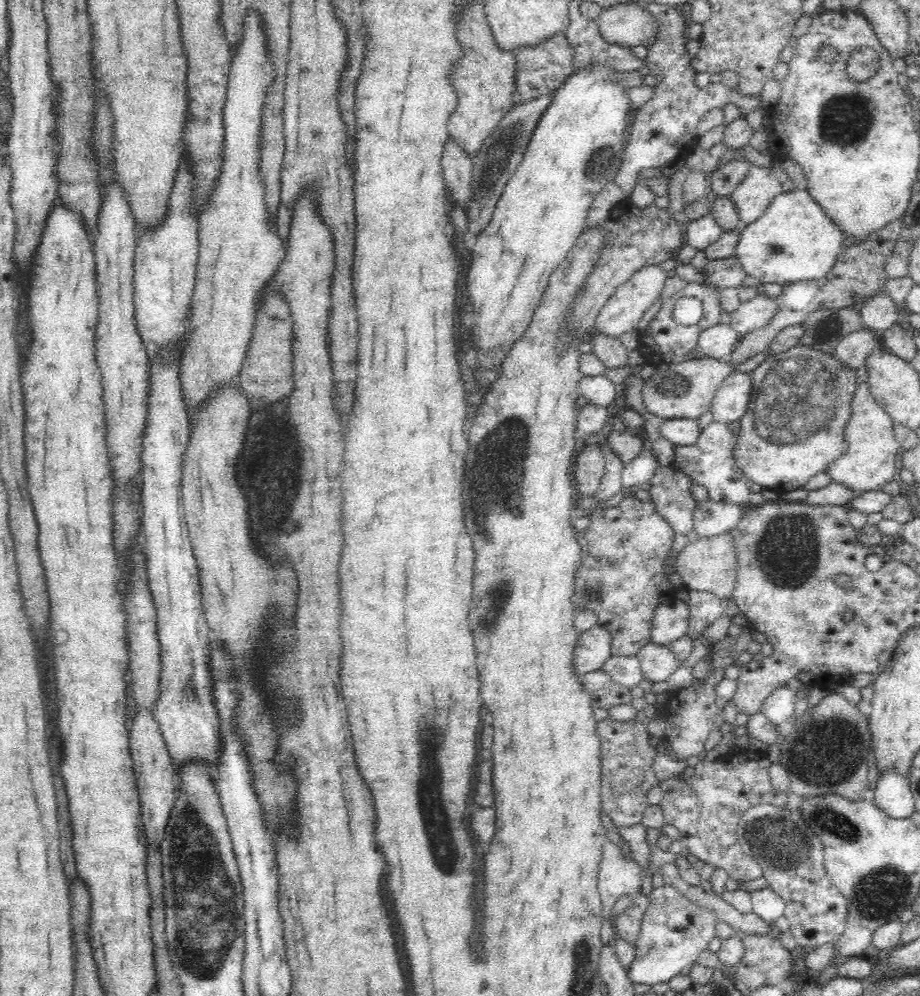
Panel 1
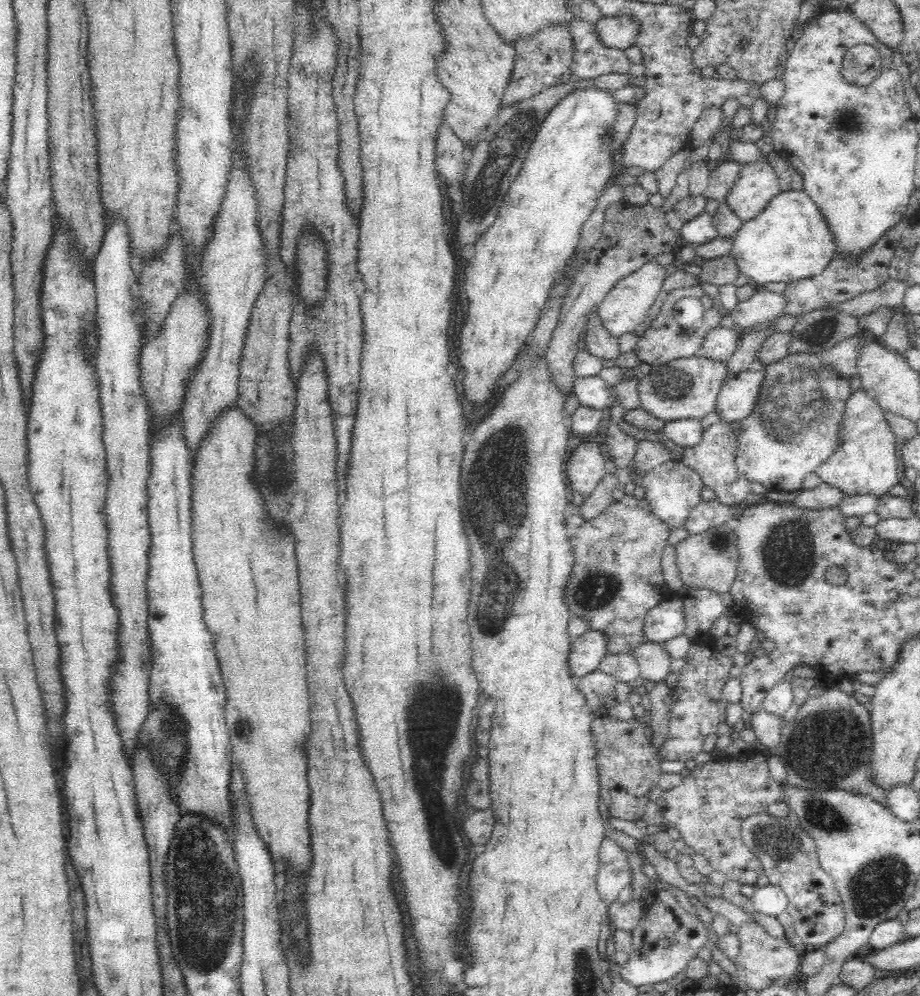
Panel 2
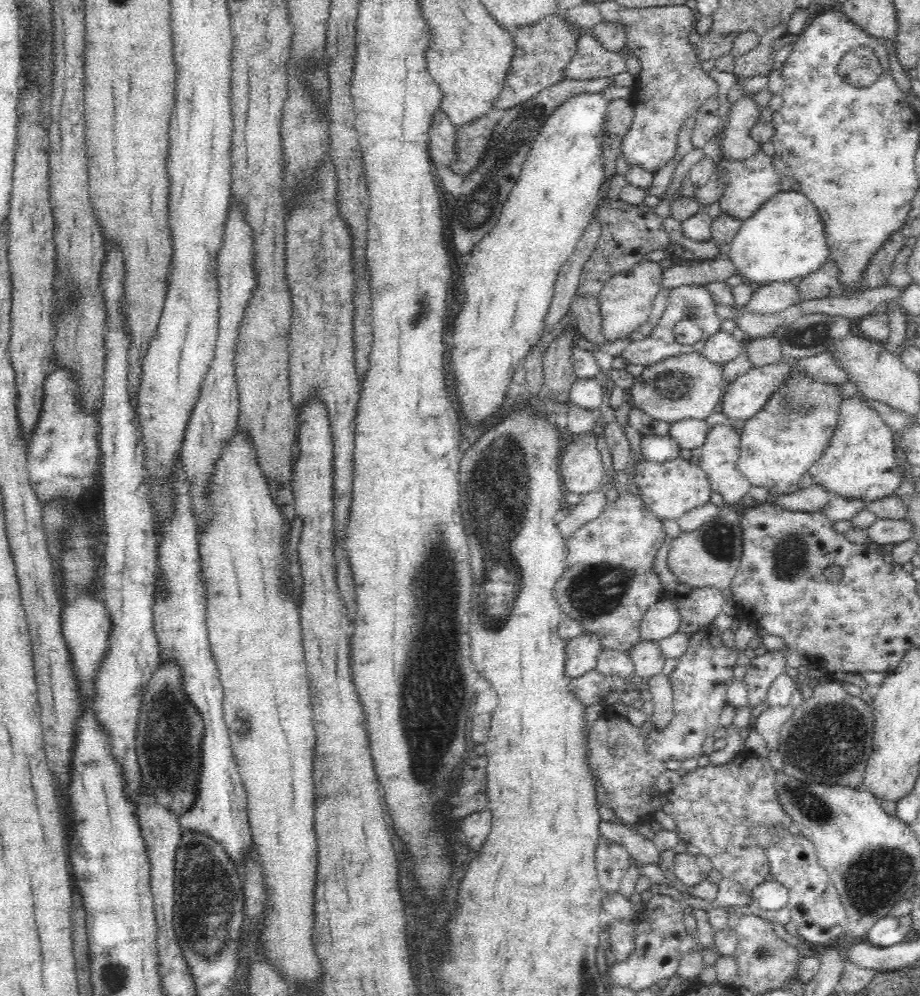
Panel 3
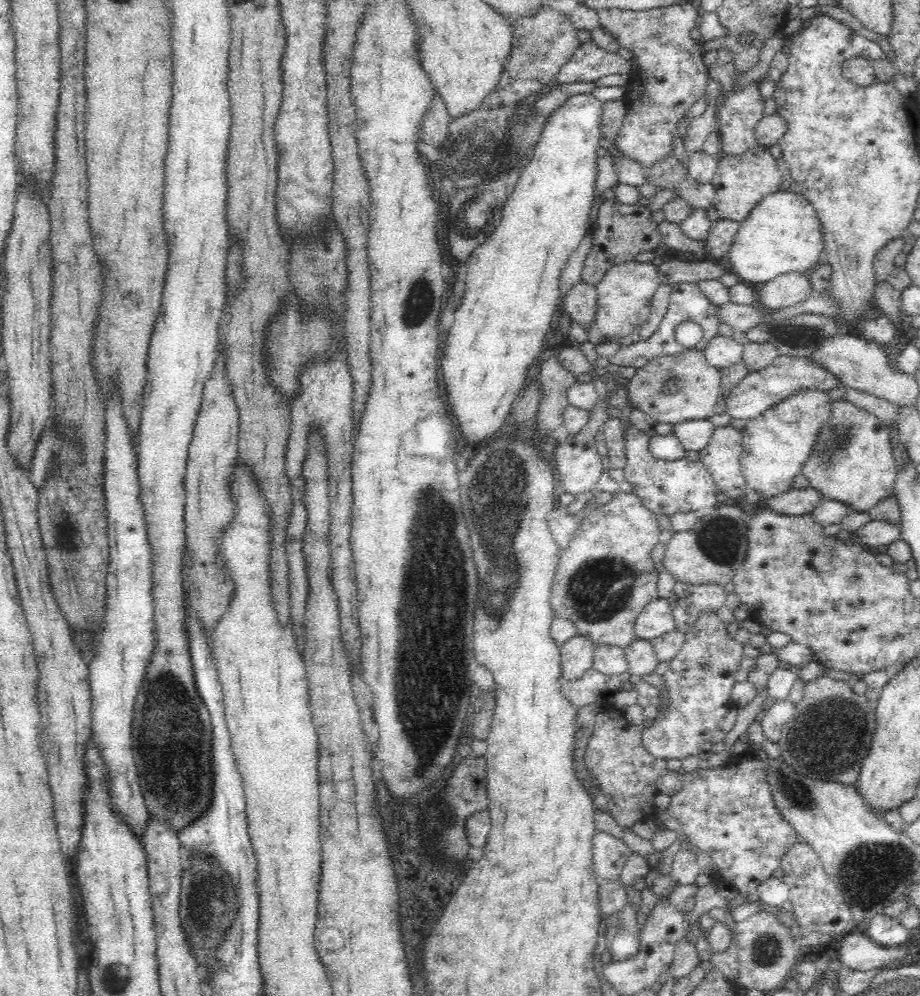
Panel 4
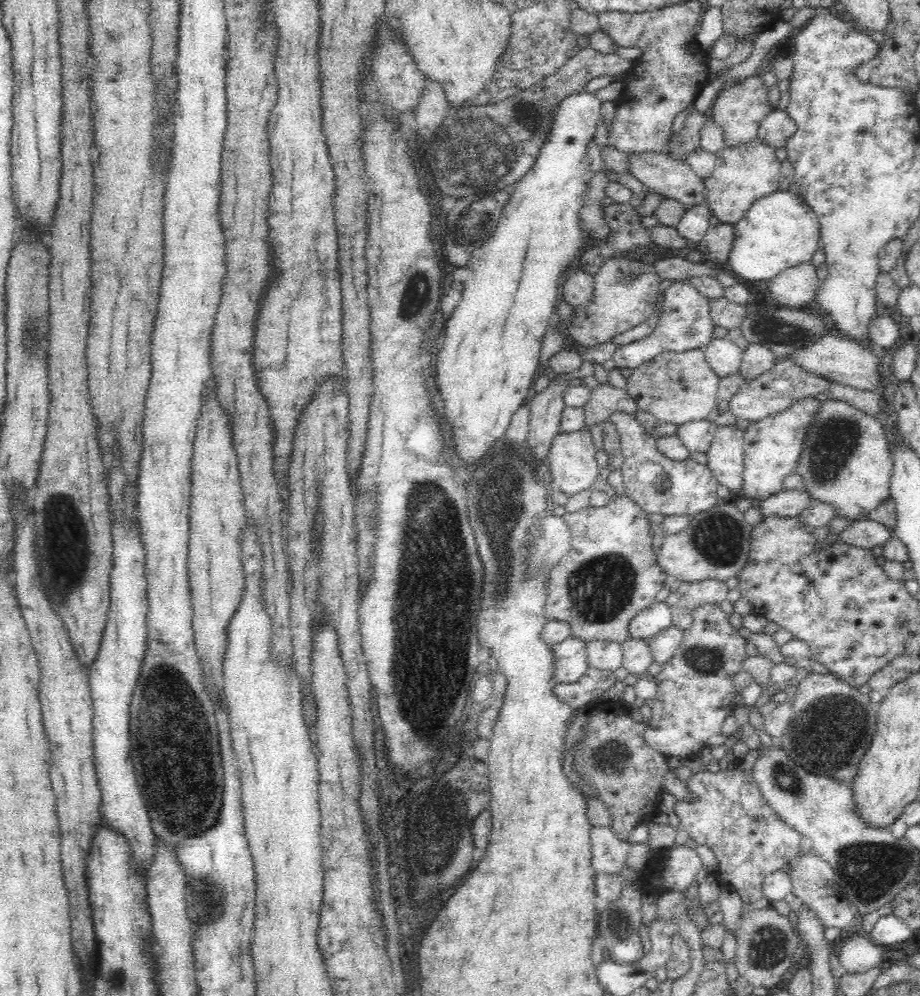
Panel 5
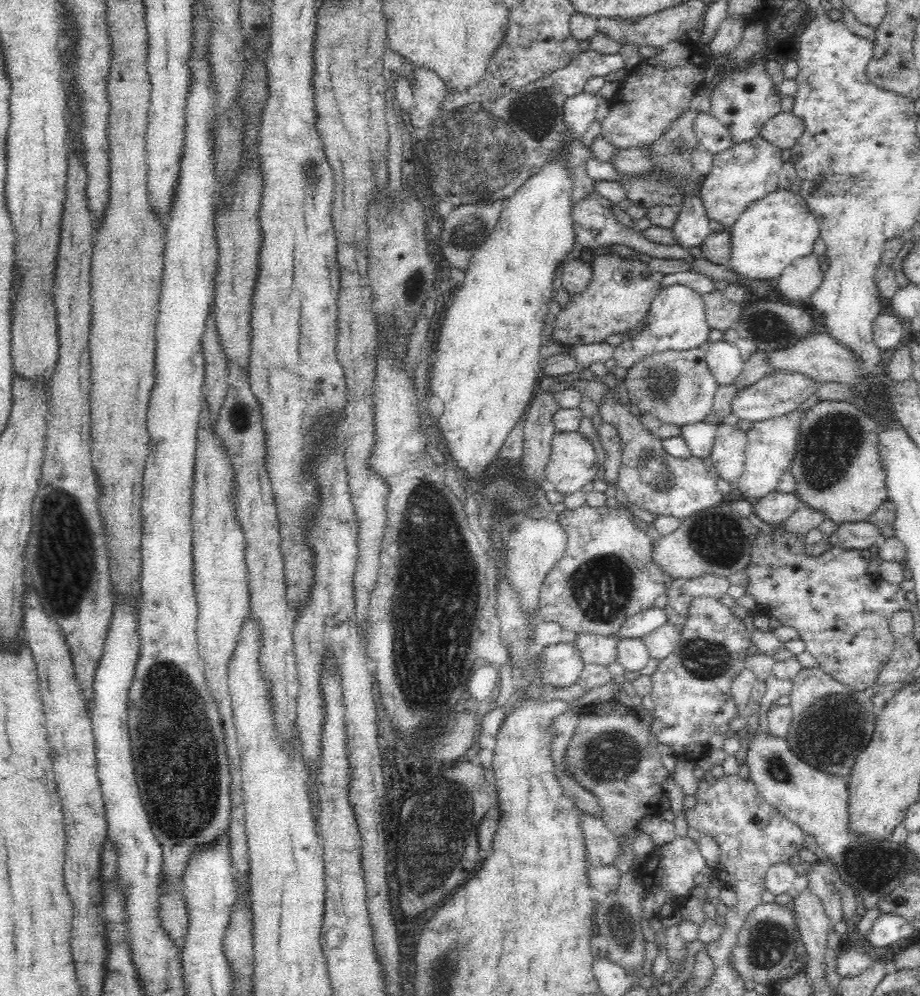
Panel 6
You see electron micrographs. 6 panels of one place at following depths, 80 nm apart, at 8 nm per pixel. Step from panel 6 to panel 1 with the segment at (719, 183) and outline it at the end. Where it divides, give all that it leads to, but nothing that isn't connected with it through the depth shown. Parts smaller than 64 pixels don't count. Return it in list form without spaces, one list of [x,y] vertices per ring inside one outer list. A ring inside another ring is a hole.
[[[750,167],[745,179],[731,194],[742,225],[756,222],[766,212],[774,197],[782,192],[781,182],[773,170]]]

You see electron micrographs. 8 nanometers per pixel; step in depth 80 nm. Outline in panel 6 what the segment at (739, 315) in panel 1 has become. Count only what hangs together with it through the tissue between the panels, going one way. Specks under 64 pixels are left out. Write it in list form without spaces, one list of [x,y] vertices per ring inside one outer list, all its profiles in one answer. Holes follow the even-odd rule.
[[[812,253],[790,263],[778,276],[775,292],[790,305],[805,306],[823,280],[818,258]]]

